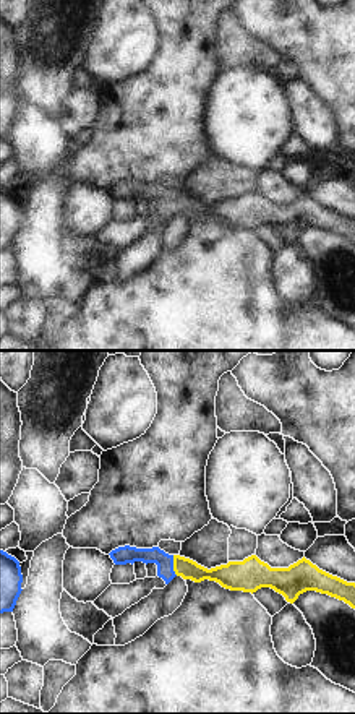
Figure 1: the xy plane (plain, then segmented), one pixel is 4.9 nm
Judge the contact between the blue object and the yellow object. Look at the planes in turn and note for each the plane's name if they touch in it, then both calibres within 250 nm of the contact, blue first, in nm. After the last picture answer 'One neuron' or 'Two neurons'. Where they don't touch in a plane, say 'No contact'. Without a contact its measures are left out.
Touches blue in xy. Thickness 90 nm (blue) against 100 nm.

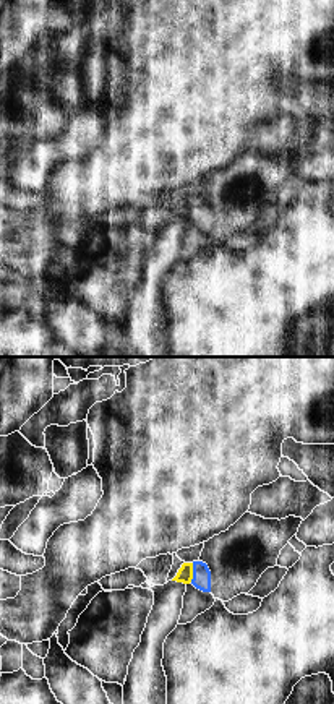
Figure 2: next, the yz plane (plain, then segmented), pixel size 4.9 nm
Touches blue in yz. Thickness 100 nm (blue) against 80 nm.

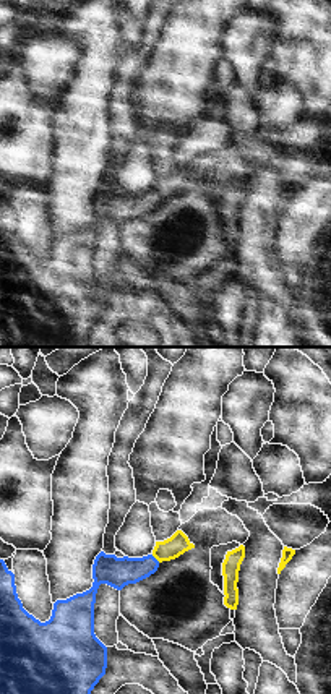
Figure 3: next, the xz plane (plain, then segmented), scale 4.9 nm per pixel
Touches blue in xz. Thickness 150 nm (blue) against 110 nm.

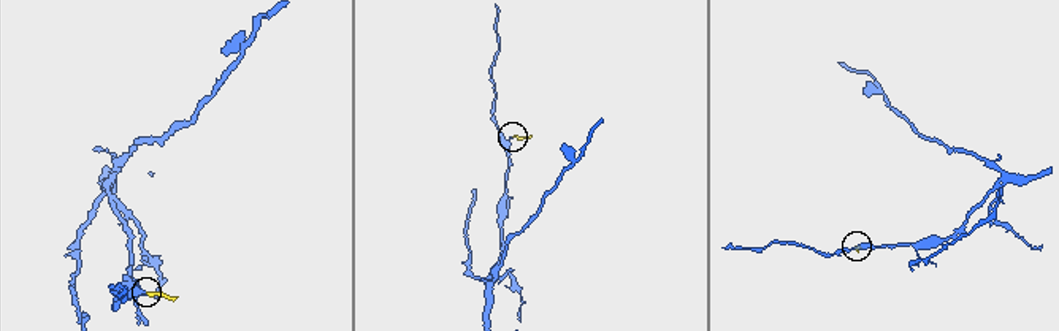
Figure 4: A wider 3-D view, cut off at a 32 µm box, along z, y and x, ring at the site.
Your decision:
One neuron.

